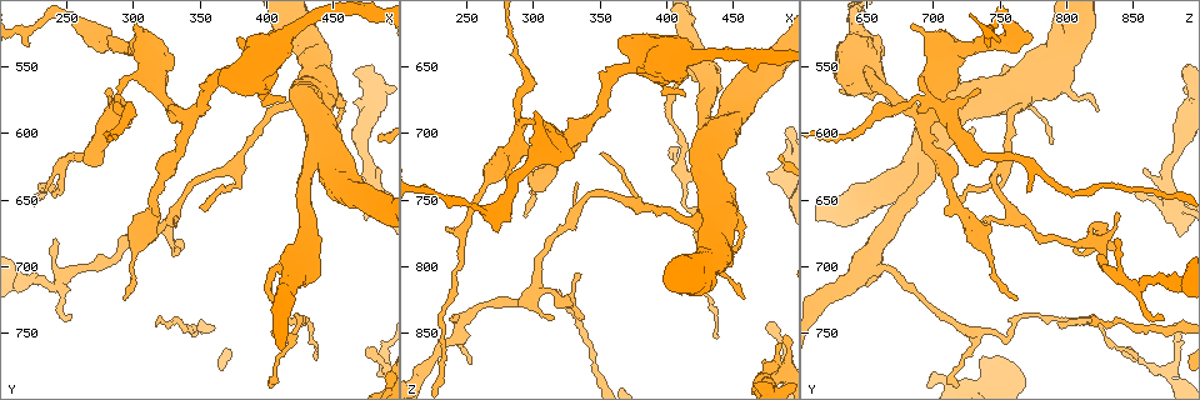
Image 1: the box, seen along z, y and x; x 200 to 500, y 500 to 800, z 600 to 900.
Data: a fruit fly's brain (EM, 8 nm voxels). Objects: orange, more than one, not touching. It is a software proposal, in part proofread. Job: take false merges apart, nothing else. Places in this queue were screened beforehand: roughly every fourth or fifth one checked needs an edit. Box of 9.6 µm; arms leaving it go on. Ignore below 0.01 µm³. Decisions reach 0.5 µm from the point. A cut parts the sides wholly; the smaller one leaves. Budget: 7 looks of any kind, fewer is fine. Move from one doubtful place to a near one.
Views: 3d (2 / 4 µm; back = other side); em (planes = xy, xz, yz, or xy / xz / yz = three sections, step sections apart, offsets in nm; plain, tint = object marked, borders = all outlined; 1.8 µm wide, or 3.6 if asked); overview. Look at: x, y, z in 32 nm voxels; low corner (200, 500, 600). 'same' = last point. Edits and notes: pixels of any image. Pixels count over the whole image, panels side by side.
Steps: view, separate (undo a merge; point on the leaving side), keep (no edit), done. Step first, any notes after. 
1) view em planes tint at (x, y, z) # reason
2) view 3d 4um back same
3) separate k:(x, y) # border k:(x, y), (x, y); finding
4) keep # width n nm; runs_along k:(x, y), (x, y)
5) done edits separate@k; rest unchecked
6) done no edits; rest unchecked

view 3d 4um at (290, 564, 692) # a fork

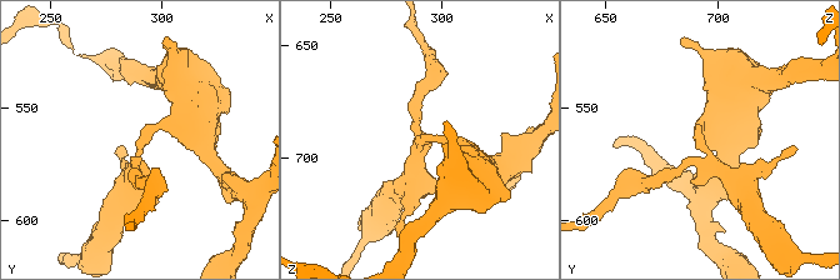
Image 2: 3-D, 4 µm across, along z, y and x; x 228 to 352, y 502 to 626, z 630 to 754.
view em xz step 16 tint at (291, 566, 692) # arms 3; arm_widths 200, 280, 360 nm

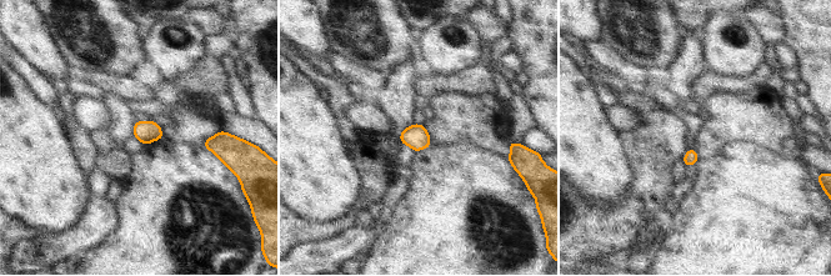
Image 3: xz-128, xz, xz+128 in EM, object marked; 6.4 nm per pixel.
view em planes tint same

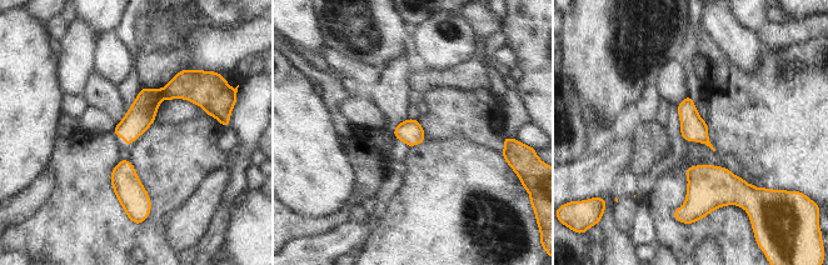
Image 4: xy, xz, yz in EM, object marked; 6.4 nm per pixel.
separate 4:(141, 113) # width 150 nm; two neurons meet here

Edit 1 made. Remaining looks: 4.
view em 3.6um xy step 8 tint at (436, 624, 694) # three arms meet

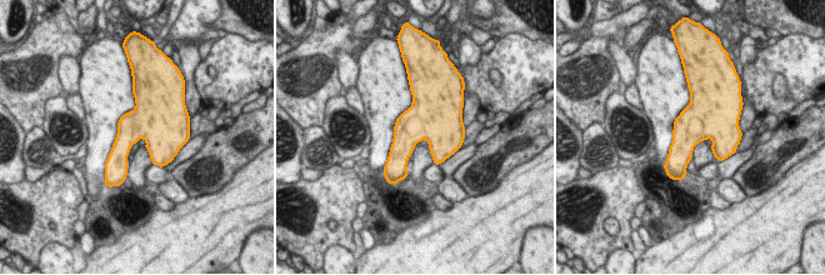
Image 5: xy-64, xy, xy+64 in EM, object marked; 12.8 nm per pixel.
view em 3.6um planes tint same # another direction

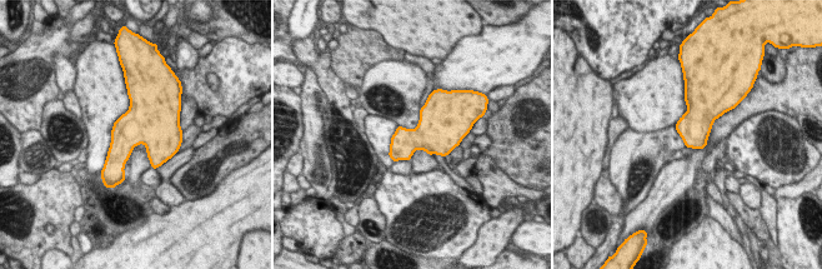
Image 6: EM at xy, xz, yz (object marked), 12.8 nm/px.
keep # one neuron here

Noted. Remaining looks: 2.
view em yz step 8 tint at (346, 746, 870)

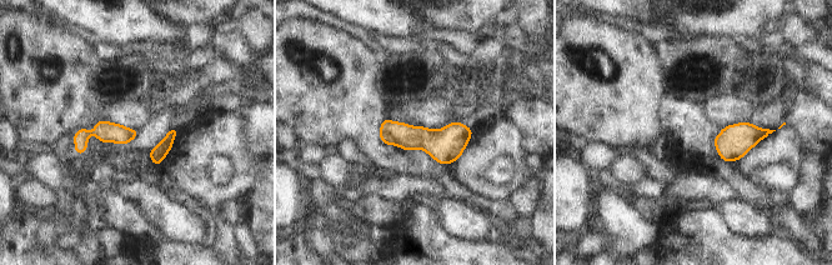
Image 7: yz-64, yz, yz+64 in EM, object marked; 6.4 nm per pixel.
view em planes tint same # another direction

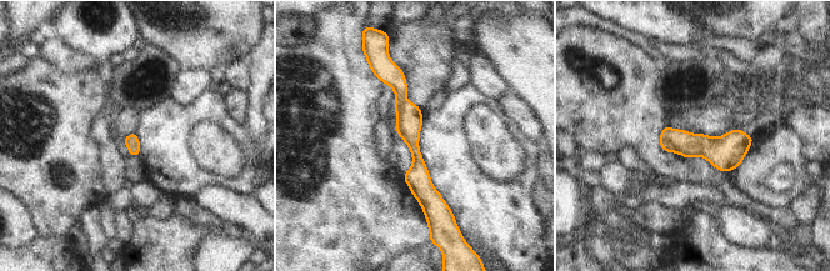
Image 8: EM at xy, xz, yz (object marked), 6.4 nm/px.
keep # all the same neuron

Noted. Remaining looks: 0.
done edits separate@4; rest unchecked

